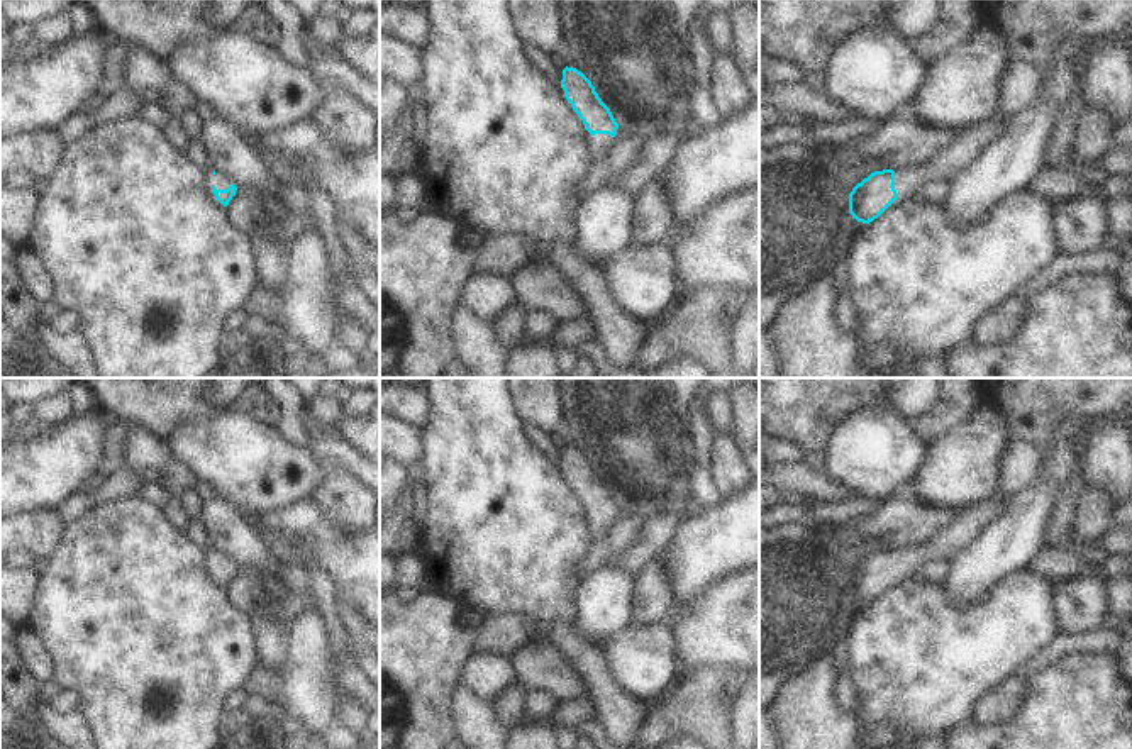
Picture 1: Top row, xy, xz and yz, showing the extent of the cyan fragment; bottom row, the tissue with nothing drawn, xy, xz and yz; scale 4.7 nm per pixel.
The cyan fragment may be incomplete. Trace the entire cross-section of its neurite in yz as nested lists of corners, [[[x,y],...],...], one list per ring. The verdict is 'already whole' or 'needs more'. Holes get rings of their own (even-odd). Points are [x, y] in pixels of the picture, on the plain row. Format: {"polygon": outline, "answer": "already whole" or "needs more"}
{"polygon": [[[991,497],[978,503],[961,520],[952,522],[934,541],[902,551],[874,551],[849,573],[849,593],[863,603],[878,598],[900,574],[924,568],[935,559],[956,559],[959,552],[990,524],[1003,508],[1003,498]]], "answer": "needs more"}

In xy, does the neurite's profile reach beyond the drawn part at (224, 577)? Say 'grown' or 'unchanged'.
grown

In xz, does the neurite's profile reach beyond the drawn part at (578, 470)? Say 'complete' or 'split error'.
split error

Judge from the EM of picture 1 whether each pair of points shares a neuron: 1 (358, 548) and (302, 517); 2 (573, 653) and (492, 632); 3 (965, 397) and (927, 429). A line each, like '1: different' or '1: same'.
1: same
2: same
3: same

